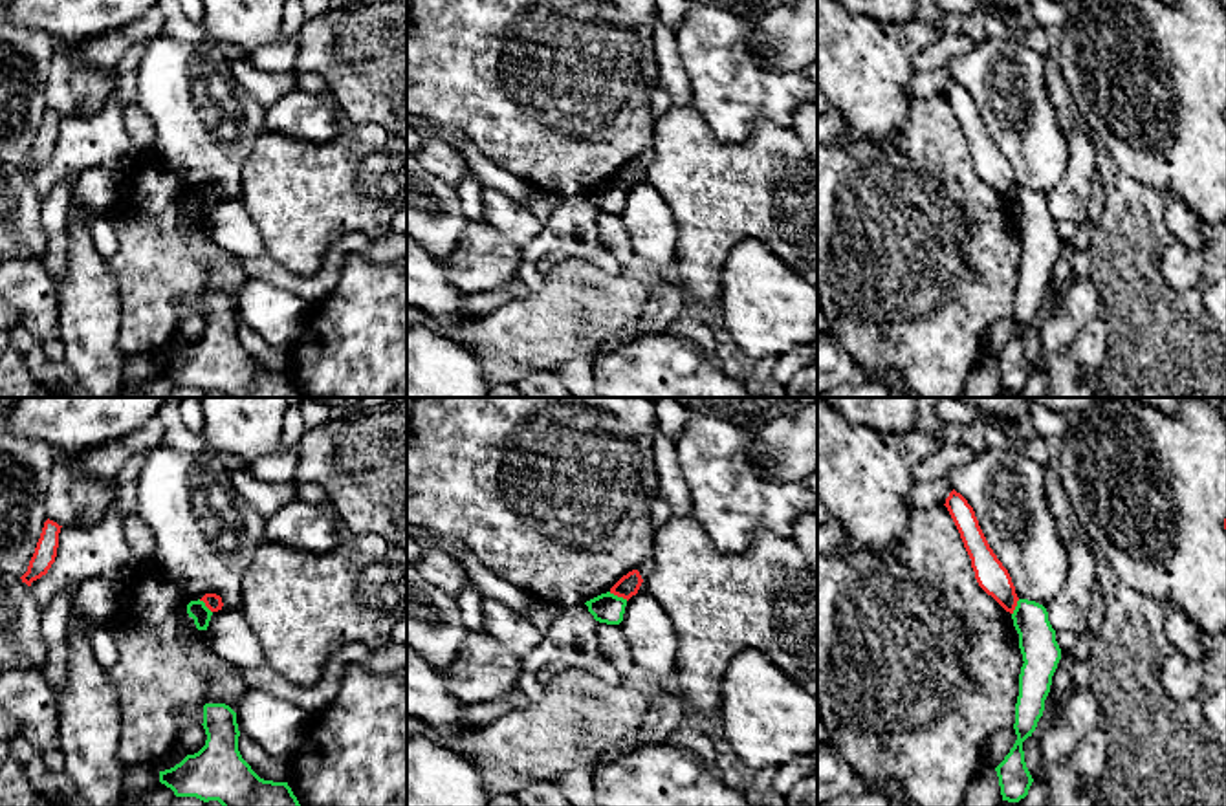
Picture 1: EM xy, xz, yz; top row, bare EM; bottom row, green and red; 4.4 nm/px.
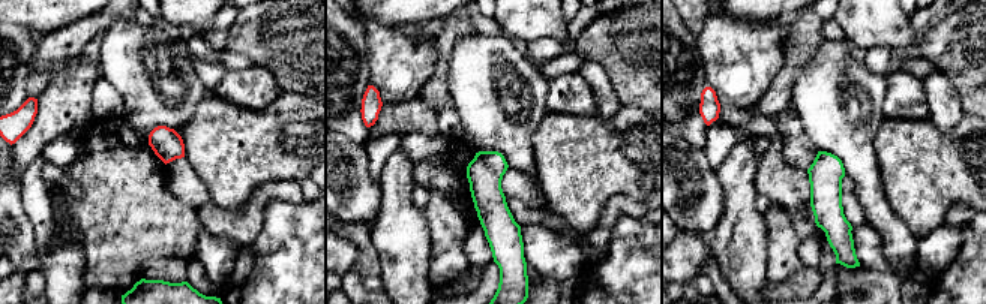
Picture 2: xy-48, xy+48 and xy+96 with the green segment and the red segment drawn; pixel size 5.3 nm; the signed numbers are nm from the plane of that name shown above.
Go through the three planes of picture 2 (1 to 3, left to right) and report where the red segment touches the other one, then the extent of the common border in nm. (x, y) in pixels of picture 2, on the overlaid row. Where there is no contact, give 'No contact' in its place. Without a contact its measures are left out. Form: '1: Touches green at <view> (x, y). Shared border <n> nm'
1: No contact
2: No contact
3: No contact

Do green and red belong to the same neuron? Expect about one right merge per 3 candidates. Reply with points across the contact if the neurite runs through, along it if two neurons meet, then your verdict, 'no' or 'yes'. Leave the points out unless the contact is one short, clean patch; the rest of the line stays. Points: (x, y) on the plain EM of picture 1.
along xz (609, 182), (627, 189) | no

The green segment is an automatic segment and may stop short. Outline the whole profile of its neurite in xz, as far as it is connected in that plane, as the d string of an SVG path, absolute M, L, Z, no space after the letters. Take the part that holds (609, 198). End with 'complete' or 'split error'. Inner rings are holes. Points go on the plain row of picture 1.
M607 181L586 191L585 194L588 196L588 202L594 205L596 211L619 214L623 211L627 189Z; complete

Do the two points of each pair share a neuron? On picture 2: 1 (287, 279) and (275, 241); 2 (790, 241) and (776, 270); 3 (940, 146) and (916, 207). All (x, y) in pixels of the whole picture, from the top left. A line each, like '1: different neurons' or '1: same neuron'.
1: same neuron
2: same neuron
3: same neuron

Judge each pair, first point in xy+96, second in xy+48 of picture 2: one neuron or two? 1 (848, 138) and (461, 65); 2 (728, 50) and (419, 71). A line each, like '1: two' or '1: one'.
1: one
2: one

